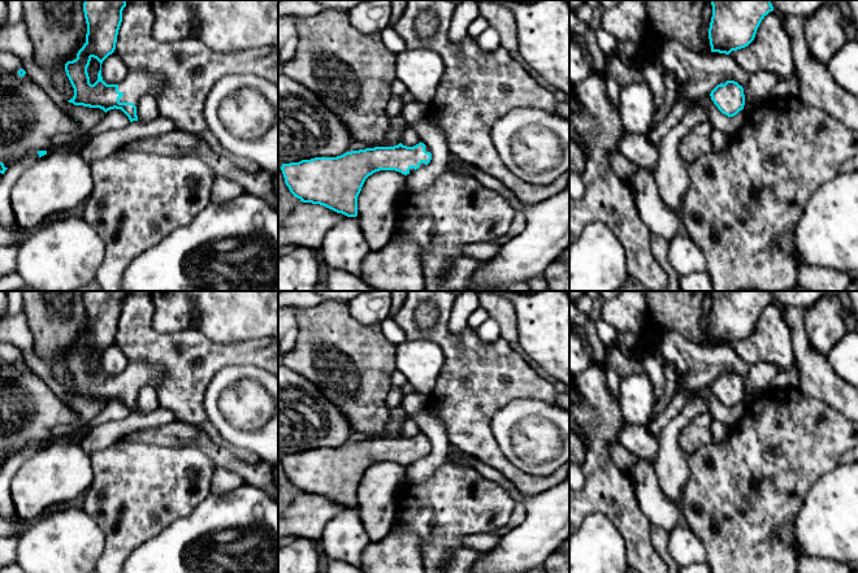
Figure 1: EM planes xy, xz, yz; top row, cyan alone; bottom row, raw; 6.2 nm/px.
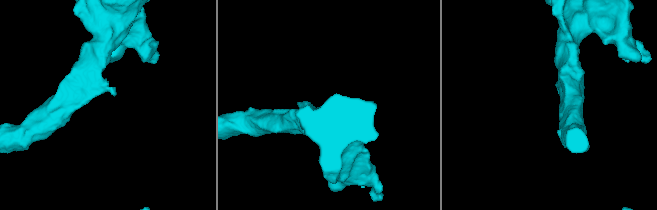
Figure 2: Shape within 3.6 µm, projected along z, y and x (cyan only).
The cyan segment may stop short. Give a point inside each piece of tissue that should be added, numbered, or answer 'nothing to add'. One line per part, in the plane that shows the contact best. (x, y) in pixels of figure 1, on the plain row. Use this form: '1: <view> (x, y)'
1: xy (135, 376)

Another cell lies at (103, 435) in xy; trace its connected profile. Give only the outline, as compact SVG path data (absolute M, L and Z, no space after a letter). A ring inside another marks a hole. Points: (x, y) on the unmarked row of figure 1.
M160 405L157 409L147 414L133 412L124 420L103 422L92 427L82 439L79 446L84 452L91 455L112 446L127 434L162 426L174 421L174 414Z

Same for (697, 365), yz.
M664 331L656 350L675 368L677 386L684 385L694 394L723 373L734 372L744 381L749 376L750 365L725 344L697 344L676 331Z

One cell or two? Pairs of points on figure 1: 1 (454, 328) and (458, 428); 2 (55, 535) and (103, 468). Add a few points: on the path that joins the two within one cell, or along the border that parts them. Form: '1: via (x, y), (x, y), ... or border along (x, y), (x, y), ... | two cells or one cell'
1: border along (454, 304), (450, 312), (449, 331), (459, 339) | two cells
2: border along (82, 508), (102, 532) | two cells

